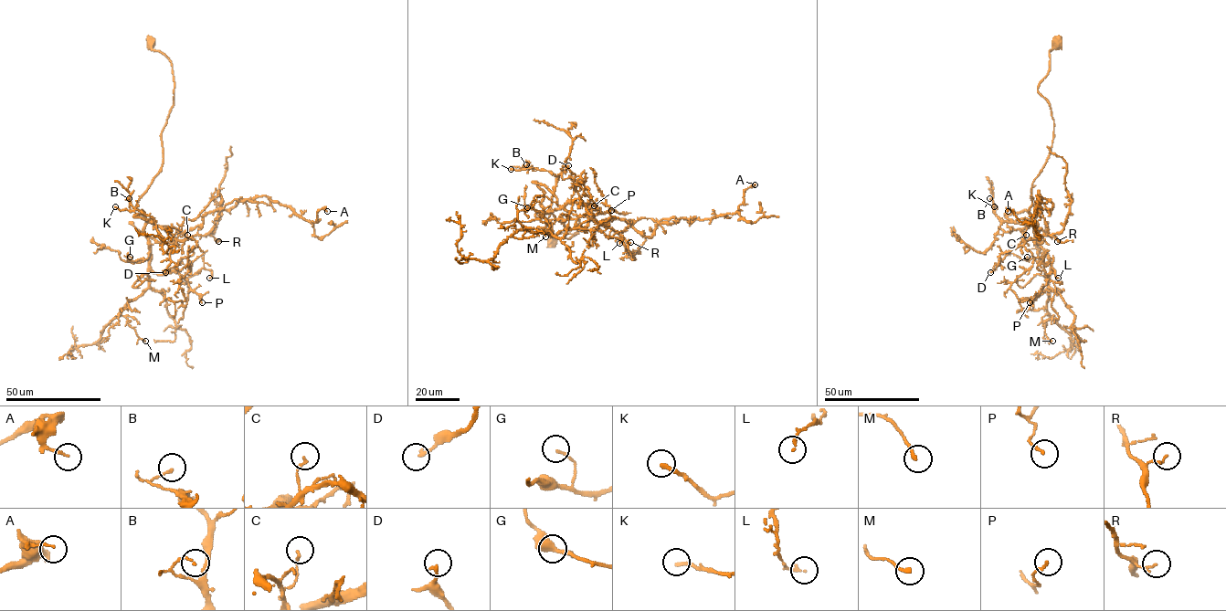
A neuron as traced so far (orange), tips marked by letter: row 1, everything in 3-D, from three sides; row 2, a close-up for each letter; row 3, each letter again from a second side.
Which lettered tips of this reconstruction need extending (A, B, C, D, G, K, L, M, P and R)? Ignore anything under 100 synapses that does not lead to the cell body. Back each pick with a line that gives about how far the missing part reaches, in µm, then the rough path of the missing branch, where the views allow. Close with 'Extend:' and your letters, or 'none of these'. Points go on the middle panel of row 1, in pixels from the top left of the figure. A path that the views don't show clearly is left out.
Extend: none of these

